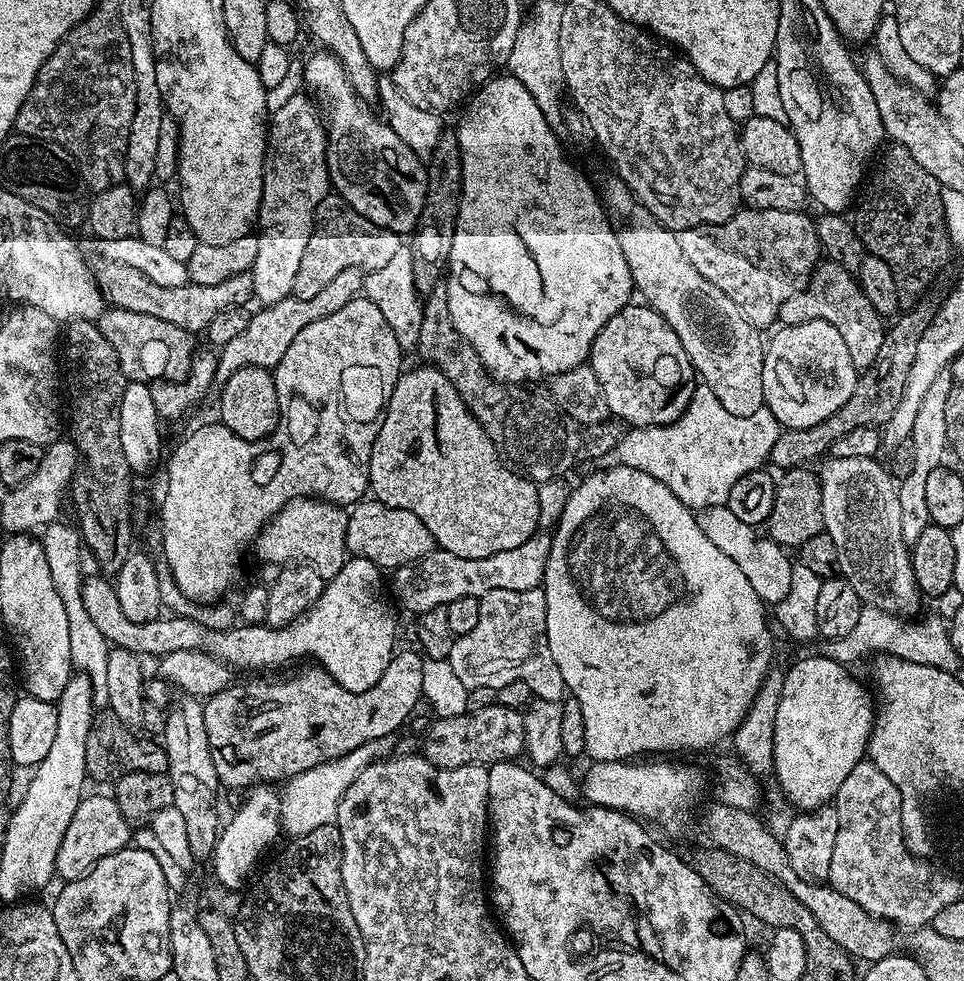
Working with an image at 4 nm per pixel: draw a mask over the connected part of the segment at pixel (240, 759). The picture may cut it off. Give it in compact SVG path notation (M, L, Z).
M397 651L381 680L364 693L351 693L343 689L326 669L312 666L314 668L304 668L285 680L272 680L269 684L260 680L256 688L233 682L218 694L207 697L203 701L206 734L210 738L210 754L214 758L214 770L218 770L221 785L225 789L251 790L276 782L272 780L283 782L294 774L302 774L302 770L310 770L310 766L348 754L364 742L399 733L408 715L415 710L416 703L421 703L424 662L425 657L419 651Z

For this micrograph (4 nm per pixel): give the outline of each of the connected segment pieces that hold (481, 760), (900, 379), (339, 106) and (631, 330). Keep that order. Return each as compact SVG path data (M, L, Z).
M492 704L486 706L481 712L464 712L461 716L436 718L433 721L432 729L429 730L428 737L424 740L422 754L431 764L439 768L457 768L467 764L491 766L500 764L504 760L515 761L519 757L516 755L521 755L524 752L524 714L519 708L507 708L505 705Z
M924 304L910 309L905 316L897 315L887 325L882 338L882 350L878 350L878 358L874 358L872 365L857 375L856 393L843 406L838 406L838 410L834 410L830 418L822 418L818 426L784 428L778 442L774 442L774 450L770 457L770 464L773 464L771 467L787 470L811 465L811 460L819 461L825 454L831 453L834 442L838 442L838 438L842 438L848 432L858 430L858 426L880 428L886 422L890 422L898 402L902 402L902 390L906 390L906 378L910 375L910 366L914 363L918 342L922 342L922 334L926 334L926 326L931 322L933 315L933 309L928 309Z
M318 50L304 66L304 80L307 86L314 90L315 99L323 108L328 134L327 170L333 191L345 204L350 205L358 213L375 225L382 226L391 232L401 234L411 233L421 216L425 204L425 194L428 192L428 175L425 163L418 157L389 127L387 121L377 118L350 86L349 76L342 69L335 55L327 50Z
M630 302L602 330L598 330L598 338L592 343L590 363L598 383L602 385L602 394L606 394L606 406L613 417L625 420L625 425L633 428L649 428L674 422L690 406L690 398L694 394L698 377L682 342L678 342L678 334L658 314L643 302Z

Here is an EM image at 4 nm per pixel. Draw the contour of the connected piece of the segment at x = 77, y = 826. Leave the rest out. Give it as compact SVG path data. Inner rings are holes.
M108 794L85 795L78 810L74 810L74 818L70 818L70 826L62 834L62 846L56 848L55 875L61 876L64 882L82 878L94 865L102 862L102 858L129 847L128 831L130 825L126 818L122 818L122 810L118 810L116 799Z

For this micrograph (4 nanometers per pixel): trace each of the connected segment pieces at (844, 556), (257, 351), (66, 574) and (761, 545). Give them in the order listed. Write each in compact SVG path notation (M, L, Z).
M832 456L819 465L824 531L832 539L834 546L838 546L839 575L854 588L854 593L864 606L877 608L895 616L912 618L919 613L916 611L920 608L922 593L916 585L910 545L902 538L900 490L891 471L885 465L883 468L878 461L876 458Z
M358 268L342 270L338 278L334 278L320 291L314 298L298 298L290 295L282 298L282 302L261 307L261 312L253 311L248 318L246 330L238 334L238 338L226 342L226 346L219 349L216 361L217 377L227 378L234 374L234 370L242 370L246 366L255 368L275 369L278 362L282 362L282 354L290 347L290 342L294 342L294 337L310 326L310 322L318 322L318 318L326 318L326 314L334 314L334 310L342 310L346 302L357 299L364 291L365 273Z
M57 522L43 529L39 537L42 550L46 550L46 563L50 566L50 578L54 578L54 590L58 590L58 598L62 598L62 606L66 609L66 623L70 626L70 658L72 667L77 673L90 678L92 683L92 702L96 706L104 706L108 703L106 694L106 658L110 651L110 645L102 636L89 612L82 602L82 586L86 577L84 570L84 556L82 551L82 536L75 532L65 522Z
M719 504L710 508L699 509L696 521L698 526L702 526L702 534L722 550L722 554L727 554L742 574L754 586L754 594L764 601L765 605L775 606L790 594L790 578L792 577L793 561L788 560L789 553L780 545L775 544L772 540L756 537L757 529L753 525L742 522L735 514L730 514L727 504Z

